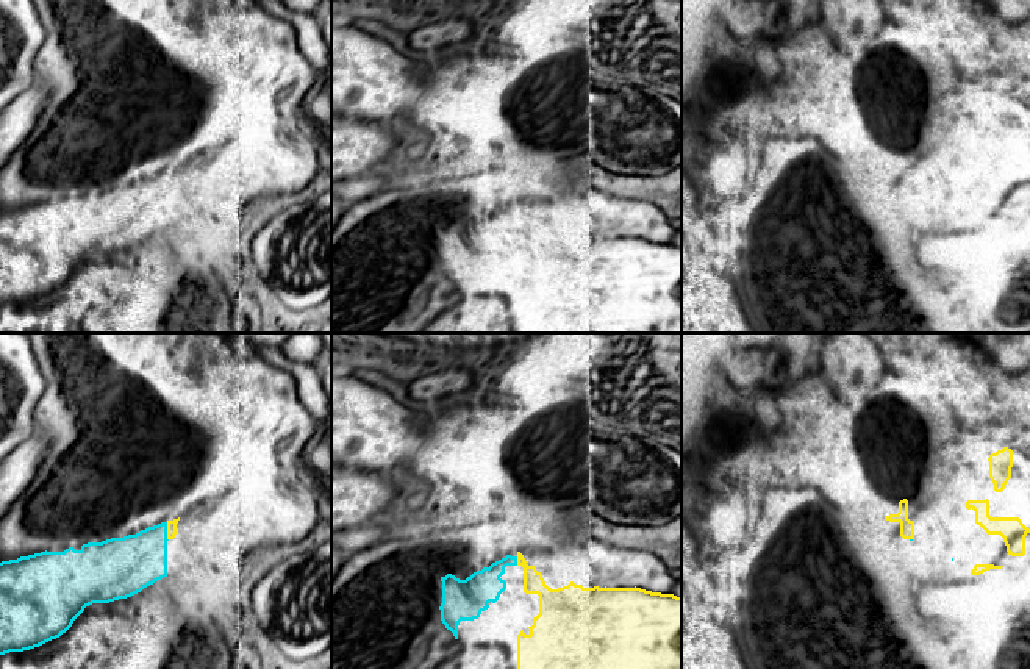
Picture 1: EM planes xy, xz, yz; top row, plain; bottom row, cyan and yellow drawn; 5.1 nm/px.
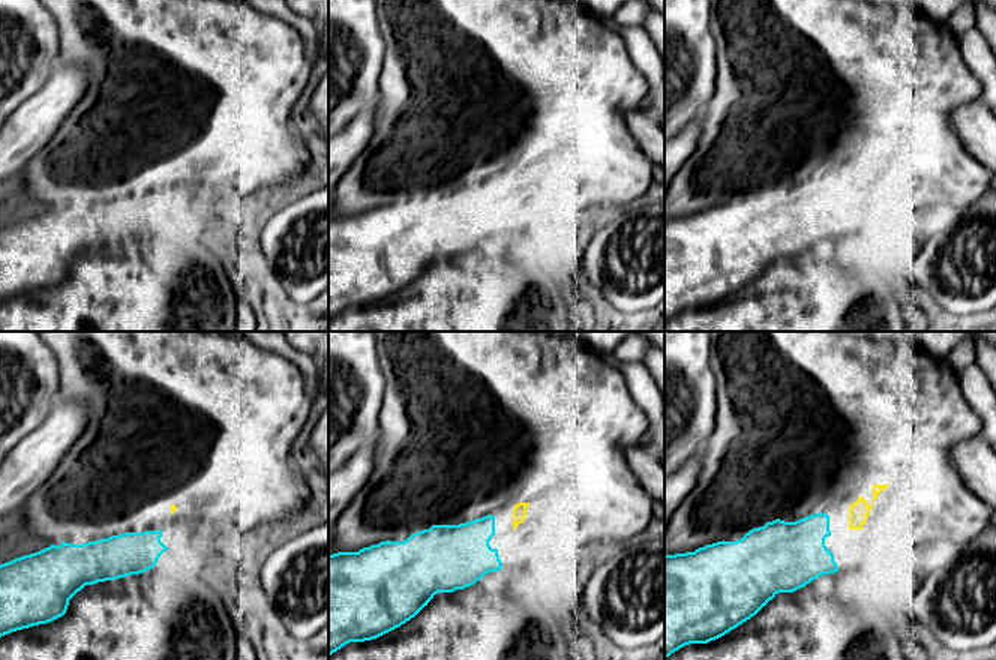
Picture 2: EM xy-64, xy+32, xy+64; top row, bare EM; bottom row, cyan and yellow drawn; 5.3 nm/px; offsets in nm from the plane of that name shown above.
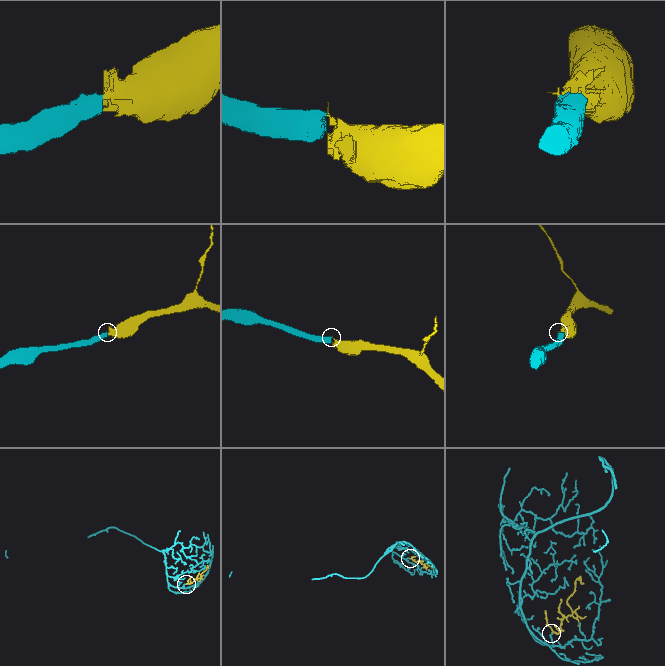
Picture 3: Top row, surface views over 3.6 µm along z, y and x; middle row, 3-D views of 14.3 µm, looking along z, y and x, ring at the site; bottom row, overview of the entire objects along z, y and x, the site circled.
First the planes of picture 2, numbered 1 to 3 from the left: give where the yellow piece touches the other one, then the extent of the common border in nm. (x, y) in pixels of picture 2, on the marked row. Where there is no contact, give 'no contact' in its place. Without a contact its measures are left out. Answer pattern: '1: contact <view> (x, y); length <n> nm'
1: no contact
2: no contact
3: no contact

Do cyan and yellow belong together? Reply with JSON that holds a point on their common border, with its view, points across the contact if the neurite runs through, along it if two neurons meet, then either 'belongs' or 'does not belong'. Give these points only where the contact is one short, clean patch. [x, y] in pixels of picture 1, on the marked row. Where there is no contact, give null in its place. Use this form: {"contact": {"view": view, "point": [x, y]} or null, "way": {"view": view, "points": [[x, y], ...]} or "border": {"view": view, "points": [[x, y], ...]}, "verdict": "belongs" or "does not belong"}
{"contact": {"view": "xy", "point": [166, 532]}, "way": {"view": "xy", "points": [[132, 563], [166, 532], [171, 524]]}, "verdict": "belongs"}

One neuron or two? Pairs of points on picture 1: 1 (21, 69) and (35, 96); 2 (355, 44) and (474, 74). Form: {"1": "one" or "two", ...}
{"1": "two", "2": "one"}

